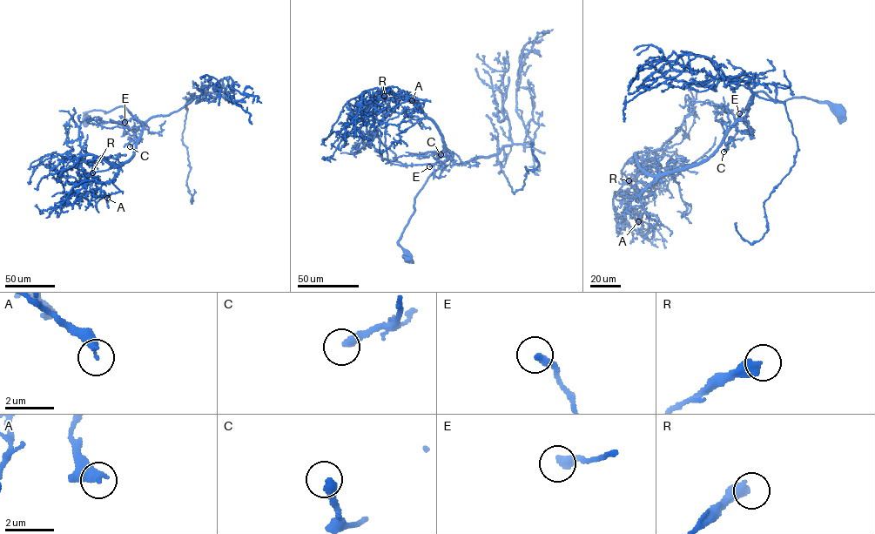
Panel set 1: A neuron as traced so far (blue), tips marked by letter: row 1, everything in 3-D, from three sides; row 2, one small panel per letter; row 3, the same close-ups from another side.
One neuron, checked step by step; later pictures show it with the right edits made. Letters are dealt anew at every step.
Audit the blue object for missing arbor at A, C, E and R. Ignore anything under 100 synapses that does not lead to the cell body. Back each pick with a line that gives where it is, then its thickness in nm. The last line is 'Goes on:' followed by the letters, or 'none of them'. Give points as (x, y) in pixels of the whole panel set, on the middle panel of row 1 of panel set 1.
Goes on: none of them

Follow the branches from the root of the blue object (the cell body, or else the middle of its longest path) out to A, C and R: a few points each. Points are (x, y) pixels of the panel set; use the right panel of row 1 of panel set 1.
A: (840, 115), (825, 103), (778, 101), (755, 92), (715, 152), (665, 172), (633, 198), (626, 212), (638, 221)
C: (840, 115), (825, 103), (804, 98), (778, 101), (757, 91), (727, 133), (723, 141), (730, 141), (723, 152)
R: (840, 115), (825, 103), (778, 101), (757, 91), (706, 158), (665, 172), (631, 198), (624, 193), (629, 180)

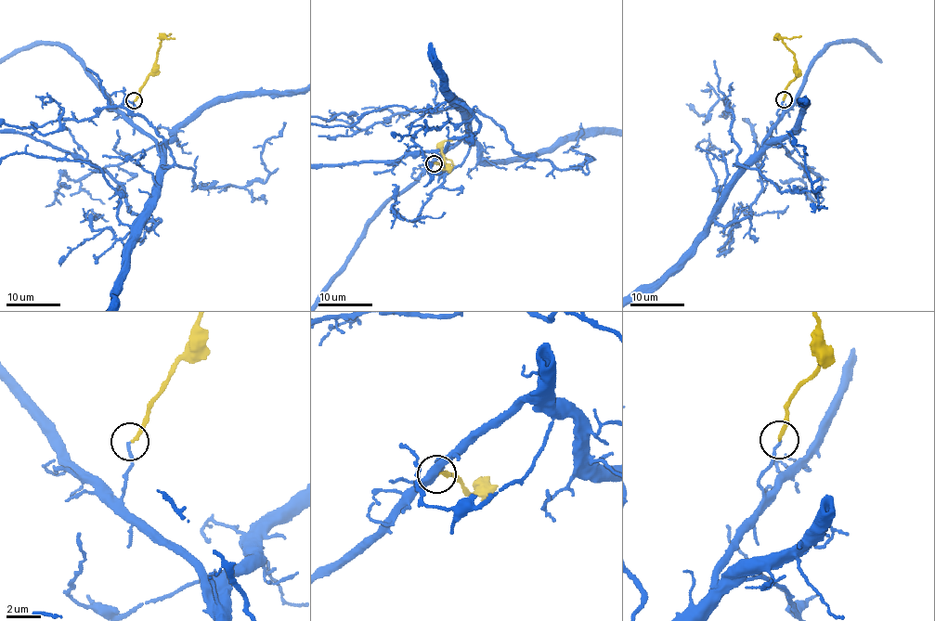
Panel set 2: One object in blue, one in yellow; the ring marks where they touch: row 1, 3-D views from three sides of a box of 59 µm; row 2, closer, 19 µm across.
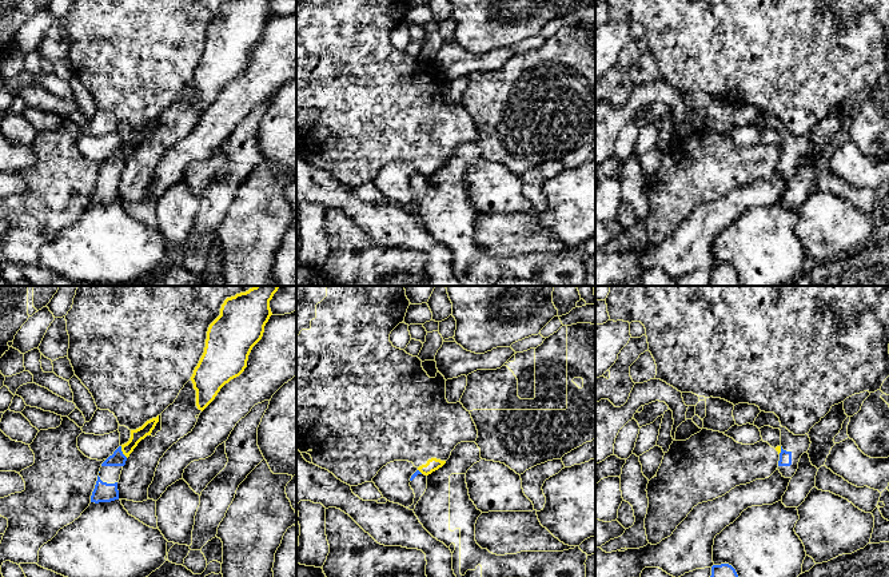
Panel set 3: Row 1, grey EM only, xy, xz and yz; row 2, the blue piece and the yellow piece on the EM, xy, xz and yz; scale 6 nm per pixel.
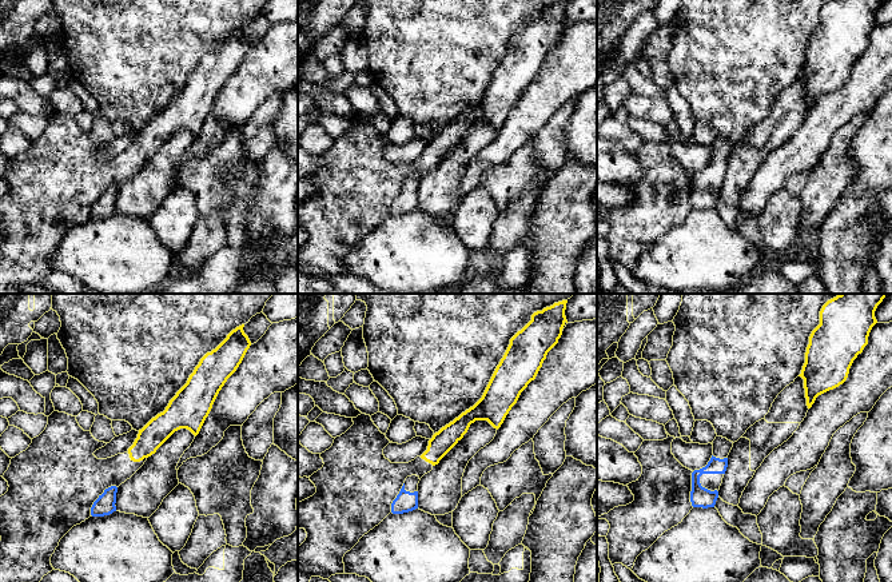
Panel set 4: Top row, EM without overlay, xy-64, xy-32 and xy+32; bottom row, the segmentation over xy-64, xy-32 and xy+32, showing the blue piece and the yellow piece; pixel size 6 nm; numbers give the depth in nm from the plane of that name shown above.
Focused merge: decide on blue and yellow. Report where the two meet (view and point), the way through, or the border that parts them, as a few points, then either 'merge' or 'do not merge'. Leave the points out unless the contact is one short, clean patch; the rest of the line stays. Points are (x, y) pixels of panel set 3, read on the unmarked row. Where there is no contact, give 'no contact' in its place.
xy (122, 152) | along xy (120, 147), (120, 151), (127, 158) | do not merge

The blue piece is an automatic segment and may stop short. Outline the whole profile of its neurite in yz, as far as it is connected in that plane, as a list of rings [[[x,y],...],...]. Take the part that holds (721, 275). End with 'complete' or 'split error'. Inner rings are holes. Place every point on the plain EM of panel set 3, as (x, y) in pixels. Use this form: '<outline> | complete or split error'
[[[729,264],[713,266],[709,286],[741,286],[735,270]]] | complete

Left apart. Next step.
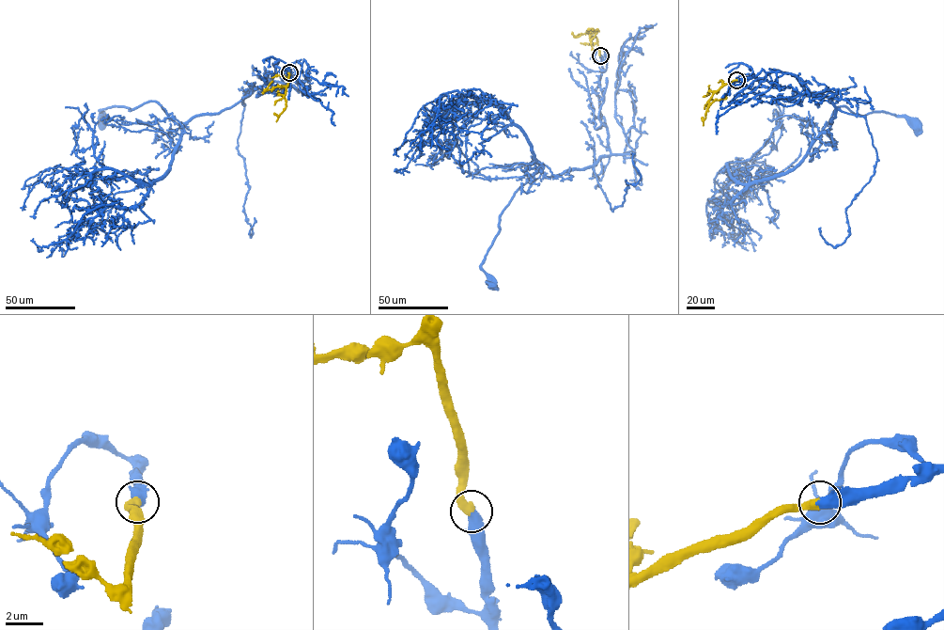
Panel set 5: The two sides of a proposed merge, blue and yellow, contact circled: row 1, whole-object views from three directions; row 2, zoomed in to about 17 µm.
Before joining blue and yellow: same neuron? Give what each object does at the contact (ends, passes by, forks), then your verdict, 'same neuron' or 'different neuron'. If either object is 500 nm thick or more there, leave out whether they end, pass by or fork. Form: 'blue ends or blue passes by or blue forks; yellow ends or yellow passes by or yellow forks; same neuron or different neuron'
same neuron

